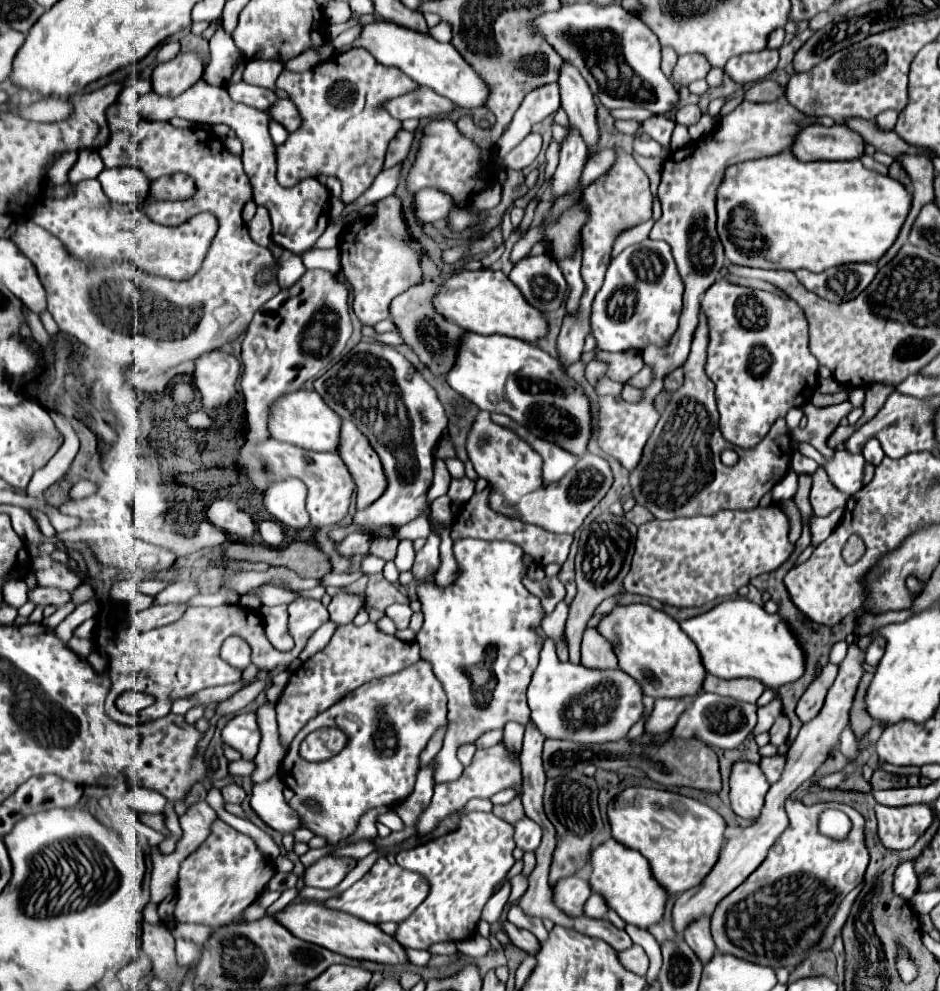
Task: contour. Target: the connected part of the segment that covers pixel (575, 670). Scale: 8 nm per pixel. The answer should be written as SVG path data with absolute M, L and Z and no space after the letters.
M546 638L543 644L541 662L527 688L527 698L531 708L531 720L545 738L569 740L577 744L605 744L605 742L623 740L627 738L627 732L631 730L631 726L643 718L643 710L645 710L643 690L629 674L625 674L621 668L617 670L587 668L583 664L573 664L569 660L561 662L555 654L555 644L549 638Z

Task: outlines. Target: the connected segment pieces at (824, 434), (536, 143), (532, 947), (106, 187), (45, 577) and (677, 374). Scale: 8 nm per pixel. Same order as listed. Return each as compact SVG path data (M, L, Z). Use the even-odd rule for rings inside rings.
M807 402L803 406L803 412L807 416L807 426L805 428L797 428L793 434L793 438L799 438L799 442L809 442L811 446L815 446L825 458L831 458L835 452L831 448L827 448L827 438L829 434L837 428L837 424L841 422L843 416L847 416L853 410L853 406L849 402L841 402L835 406L823 406L817 408L811 402Z
M531 132L525 136L525 140L514 148L504 159L503 165L506 168L515 168L515 170L521 170L525 166L529 166L537 154L541 150L541 136Z
M505 922L505 932L509 934L509 938L513 940L515 946L519 946L521 950L525 950L527 954L537 954L539 952L539 940L535 938L535 934L531 934L529 930L517 928L511 922Z
M131 166L103 170L99 174L99 182L103 182L103 192L119 204L135 204L143 202L149 194L149 178Z
M55 562L53 568L37 572L37 586L55 586L63 590L75 590L81 584L81 580L61 562Z
M679 366L679 368L675 368L673 372L669 372L667 376L665 376L665 390L669 390L669 392L673 392L673 390L677 390L681 384L683 384L683 366Z

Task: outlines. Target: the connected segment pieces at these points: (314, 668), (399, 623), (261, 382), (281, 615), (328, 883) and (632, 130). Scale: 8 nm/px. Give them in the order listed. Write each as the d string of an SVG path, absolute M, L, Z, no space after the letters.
M373 622L363 626L345 624L339 626L329 640L329 644L317 652L313 658L303 662L289 678L281 698L275 705L277 724L279 724L279 742L283 748L289 748L295 734L319 712L327 710L331 704L341 700L345 694L353 692L361 684L367 684L377 678L397 674L420 659L420 647L417 642L405 642L397 636L381 632Z
M391 604L387 610L385 610L385 614L395 622L395 626L399 628L399 630L405 630L407 626L409 626L409 618L411 618L411 608L407 606L407 604Z
M307 270L299 284L281 290L255 312L241 344L241 392L245 396L249 442L271 438L269 418L275 400L301 390L309 378L343 352L351 336L347 300L349 290L337 276L325 270Z
M273 606L273 608L261 608L263 612L263 626L267 632L269 642L279 648L279 650L291 650L293 648L293 638L289 636L289 614L287 606Z
M325 856L317 862L313 862L309 868L305 868L305 884L307 886L315 886L315 888L335 888L349 870L353 870L357 866L355 860L351 858L333 858L333 856Z
M615 120L615 128L623 134L629 134L629 136L635 136L637 134L637 128L639 128L639 122L635 120Z

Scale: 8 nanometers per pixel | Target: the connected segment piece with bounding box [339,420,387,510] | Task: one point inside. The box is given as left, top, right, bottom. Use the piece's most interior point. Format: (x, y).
(363, 462)

